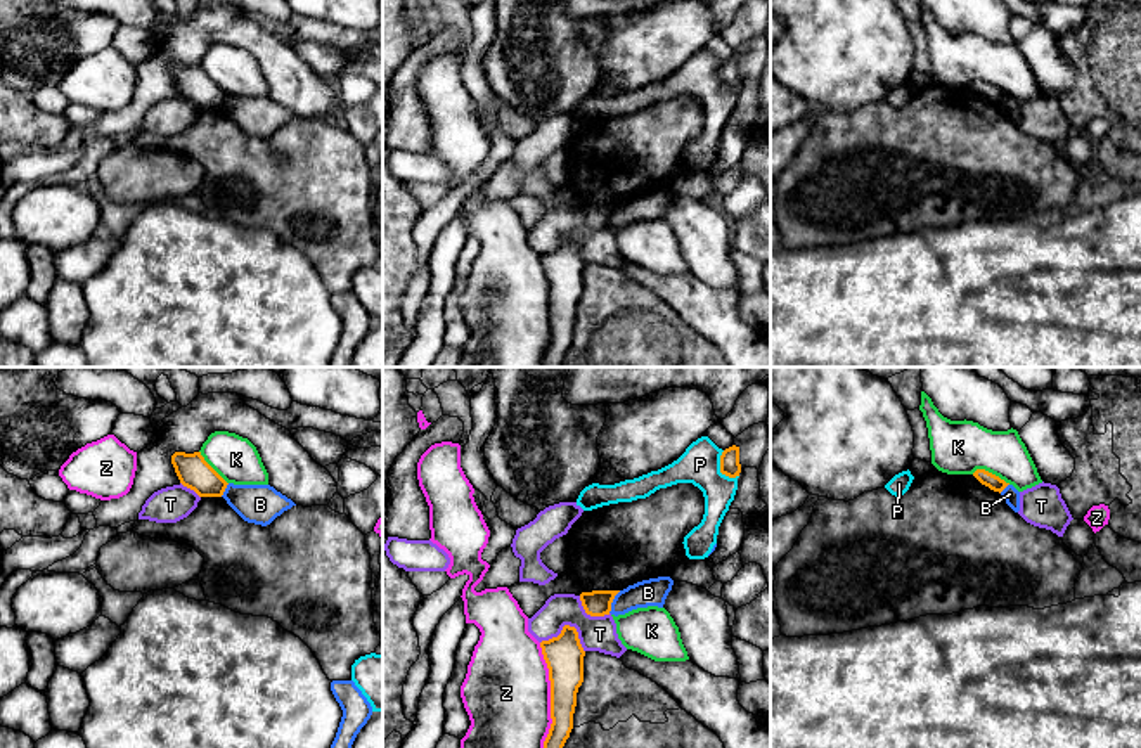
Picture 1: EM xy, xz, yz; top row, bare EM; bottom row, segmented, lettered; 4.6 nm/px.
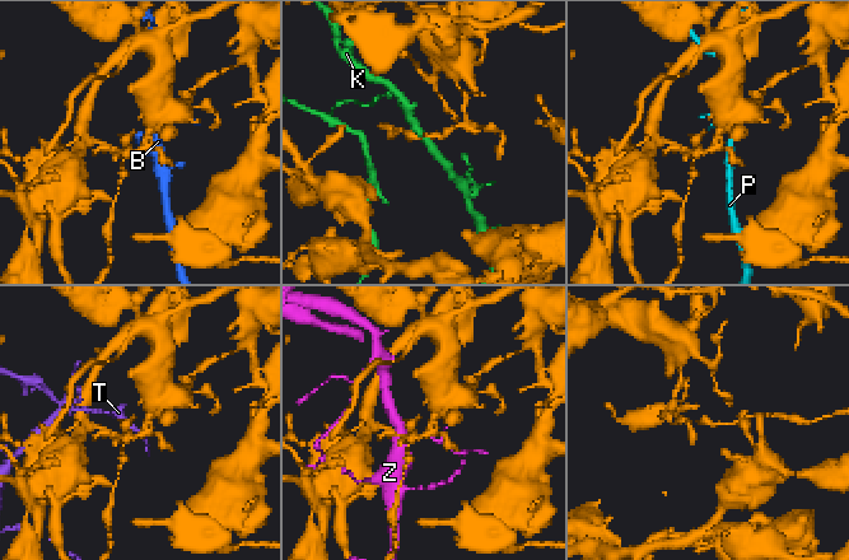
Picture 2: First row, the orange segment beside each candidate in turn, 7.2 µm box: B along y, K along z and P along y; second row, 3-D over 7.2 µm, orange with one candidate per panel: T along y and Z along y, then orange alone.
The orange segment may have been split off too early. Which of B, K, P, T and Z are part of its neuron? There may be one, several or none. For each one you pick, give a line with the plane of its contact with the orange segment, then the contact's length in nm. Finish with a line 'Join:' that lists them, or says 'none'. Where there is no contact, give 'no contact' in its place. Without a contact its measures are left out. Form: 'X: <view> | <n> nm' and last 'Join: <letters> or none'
Join: none

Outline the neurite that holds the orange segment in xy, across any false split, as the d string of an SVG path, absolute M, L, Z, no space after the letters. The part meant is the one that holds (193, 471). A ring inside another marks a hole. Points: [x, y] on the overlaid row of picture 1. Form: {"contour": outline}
{"contour": "M175 452L171 464L180 483L194 490L199 497L222 497L227 481L204 461L201 452Z"}

